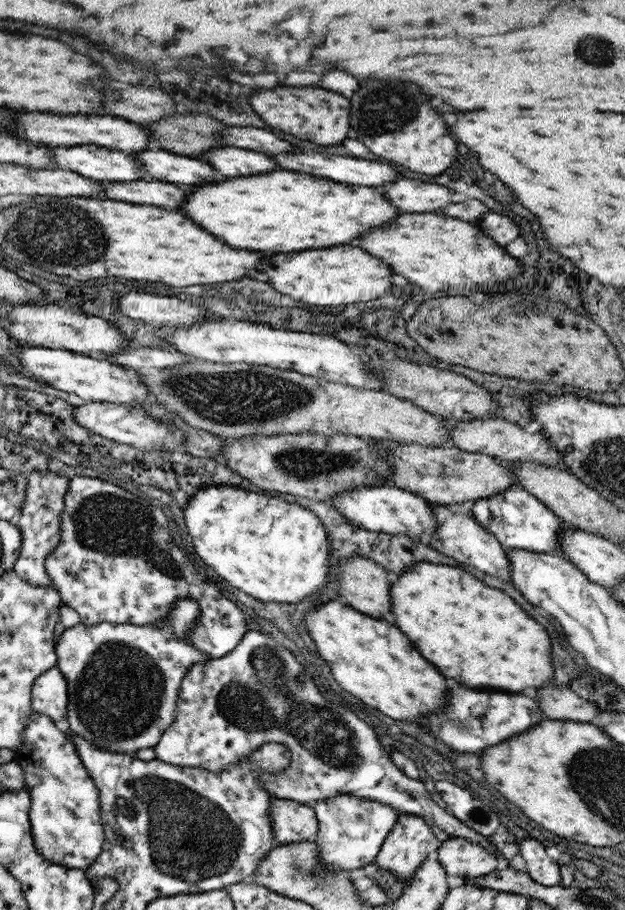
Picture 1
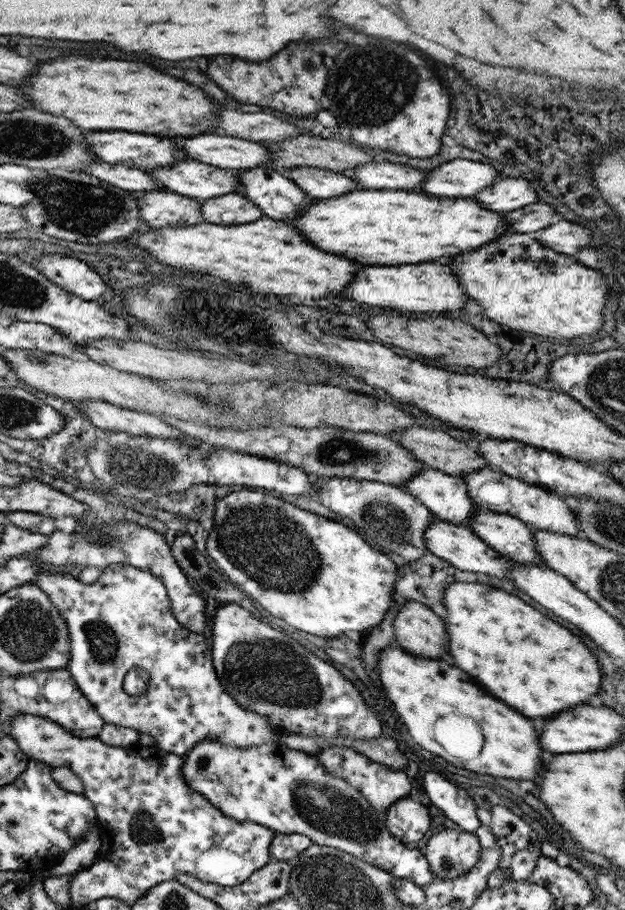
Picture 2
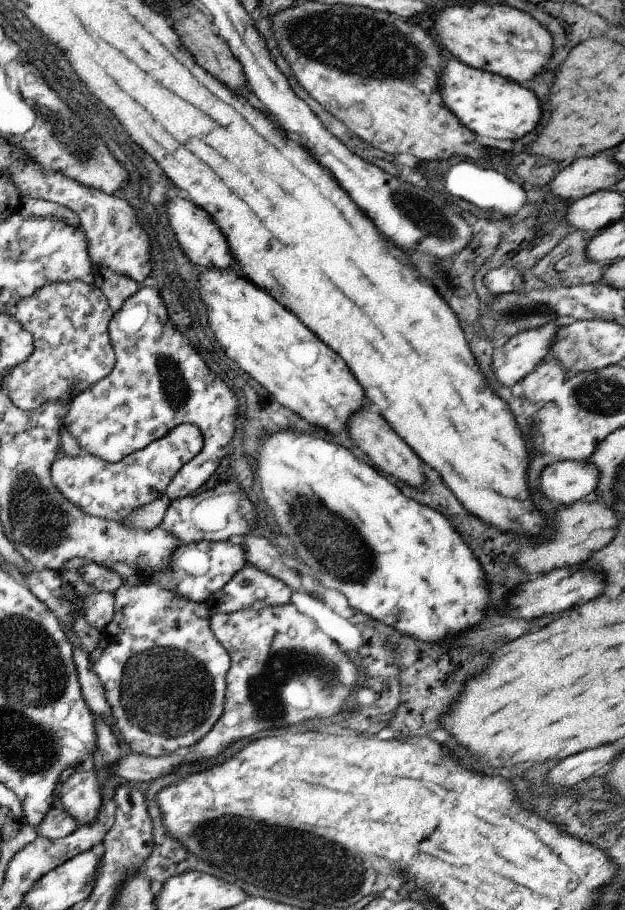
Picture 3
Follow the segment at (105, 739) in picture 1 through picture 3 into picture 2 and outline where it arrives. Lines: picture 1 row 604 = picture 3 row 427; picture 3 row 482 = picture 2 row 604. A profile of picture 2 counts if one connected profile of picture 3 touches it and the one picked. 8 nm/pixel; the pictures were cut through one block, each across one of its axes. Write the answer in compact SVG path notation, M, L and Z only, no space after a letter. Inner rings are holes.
M110 564L109 567L103 570L92 583L85 584L78 577L73 577L71 574L48 574L47 572L39 572L34 583L49 597L51 604L58 609L59 614L66 620L66 627L70 637L70 660L65 668L68 669L70 675L74 677L78 687L81 689L86 701L90 702L102 720L110 725L117 725L136 730L138 733L150 734L155 739L155 744L166 753L173 753L183 757L194 744L203 741L225 743L226 745L235 745L241 749L247 747L256 747L267 741L277 741L277 730L264 716L259 716L257 713L248 711L242 706L239 706L234 698L228 693L221 683L218 673L214 671L211 648L205 643L206 634L198 634L191 632L188 628L183 628L179 624L176 617L171 611L170 599L166 592L166 587L159 577L151 575L149 572L143 572L142 569L131 568L123 564ZM134 668L142 668L149 676L148 687L143 694L131 696L123 688L123 680L127 671Z

